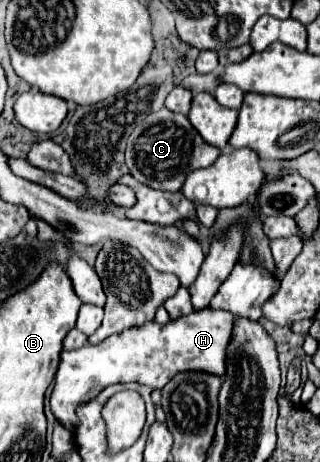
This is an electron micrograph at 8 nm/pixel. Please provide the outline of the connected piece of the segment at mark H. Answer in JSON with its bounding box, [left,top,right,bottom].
[51,309,235,433]

